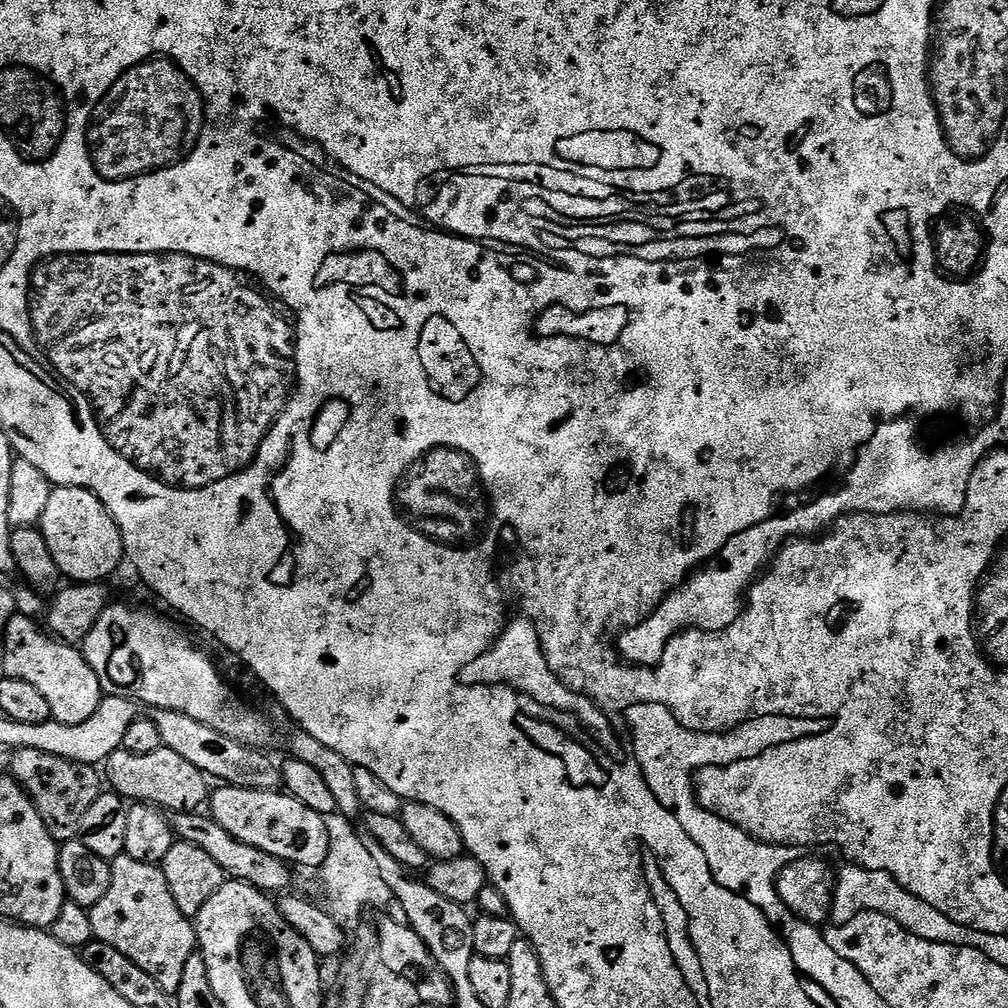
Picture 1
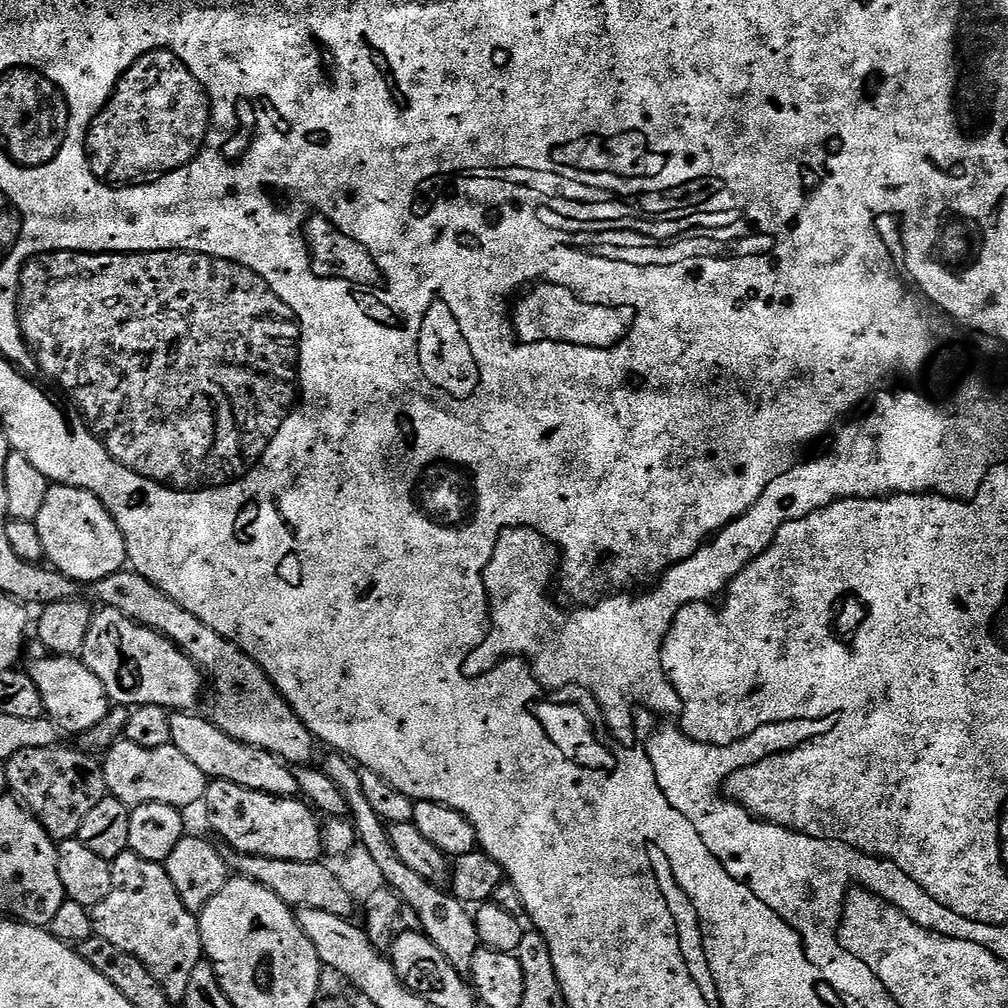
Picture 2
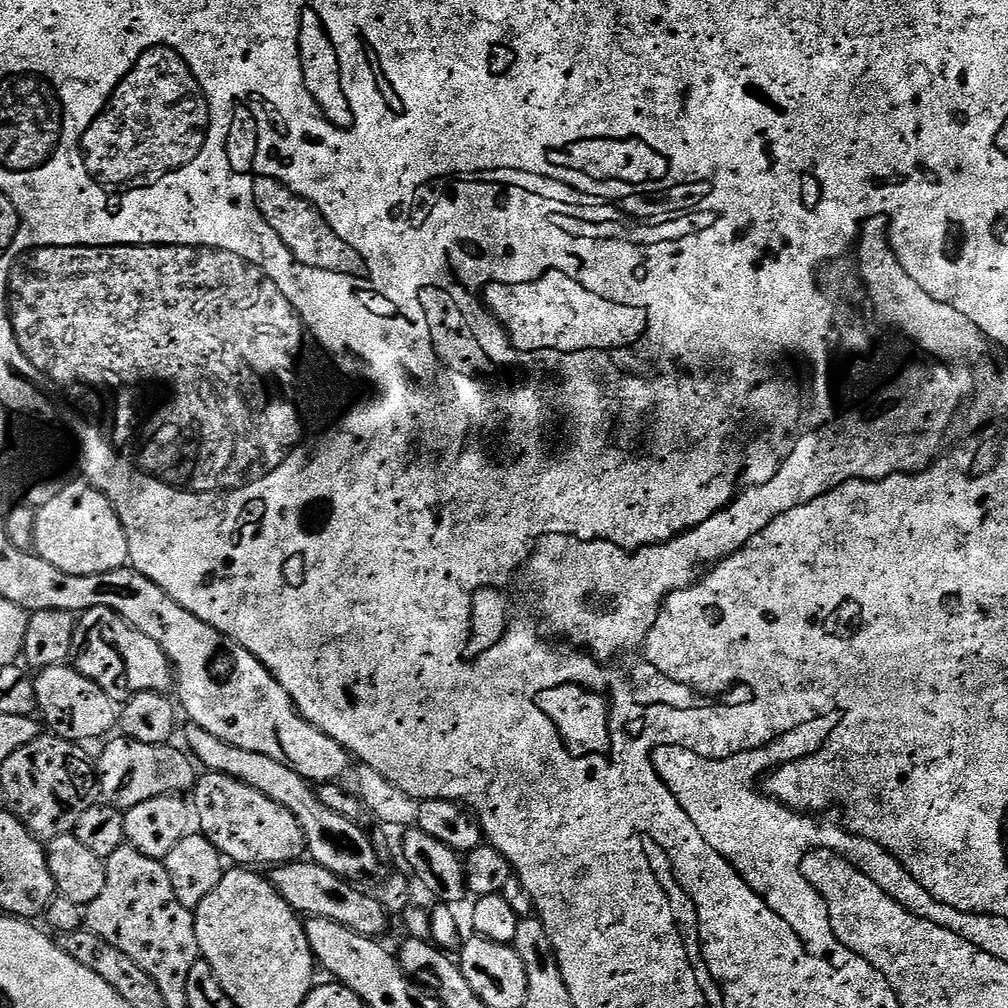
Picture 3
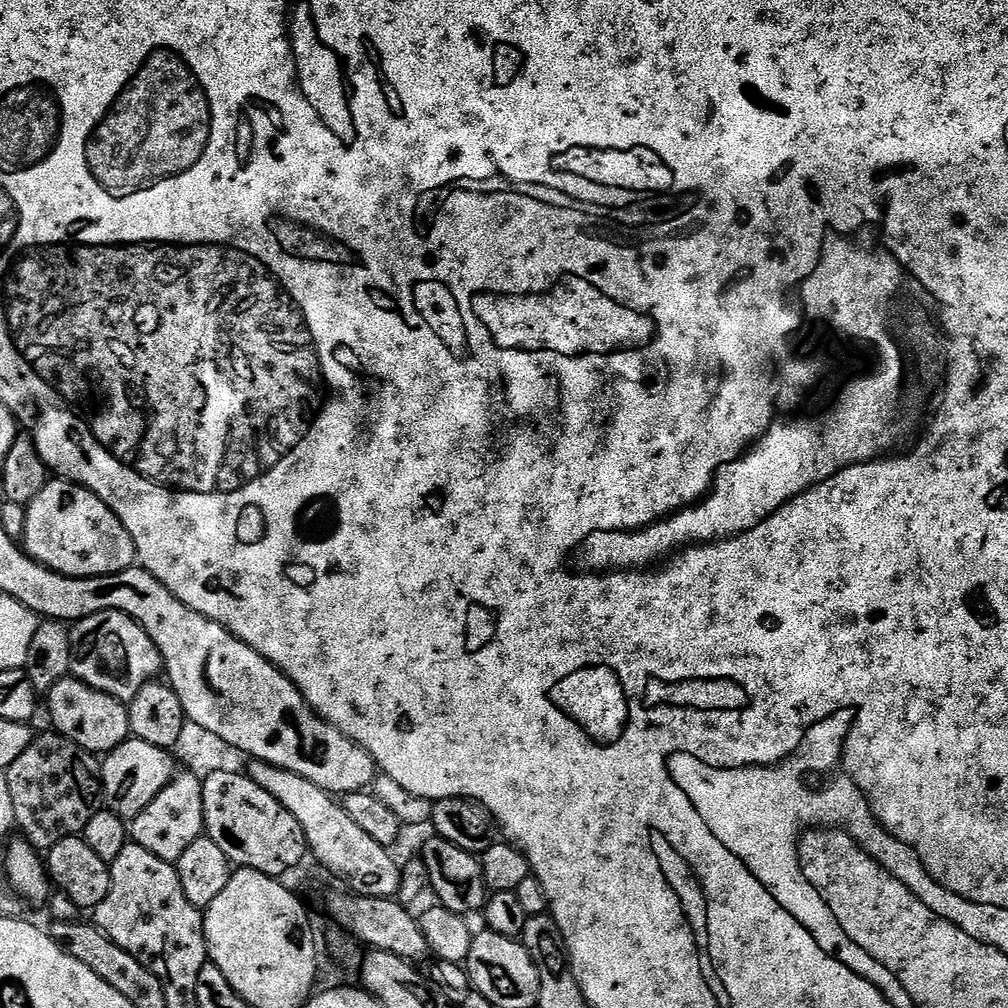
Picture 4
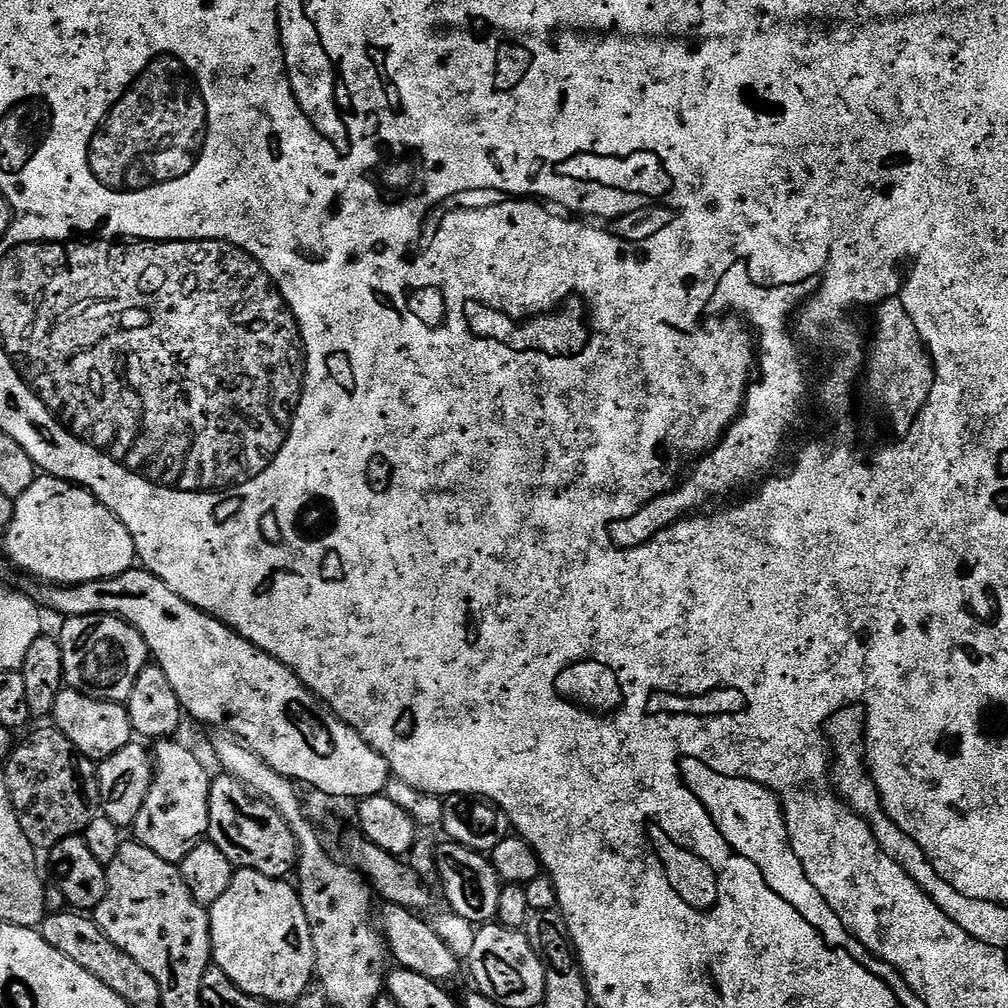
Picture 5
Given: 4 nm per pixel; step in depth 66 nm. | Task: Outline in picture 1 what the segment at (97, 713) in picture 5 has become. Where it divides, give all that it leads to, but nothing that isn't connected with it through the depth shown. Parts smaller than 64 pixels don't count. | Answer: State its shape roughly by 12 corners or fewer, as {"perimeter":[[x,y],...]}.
{"perimeter":[[19,614],[3,675],[30,682],[52,719],[86,722],[105,697],[79,647]]}

